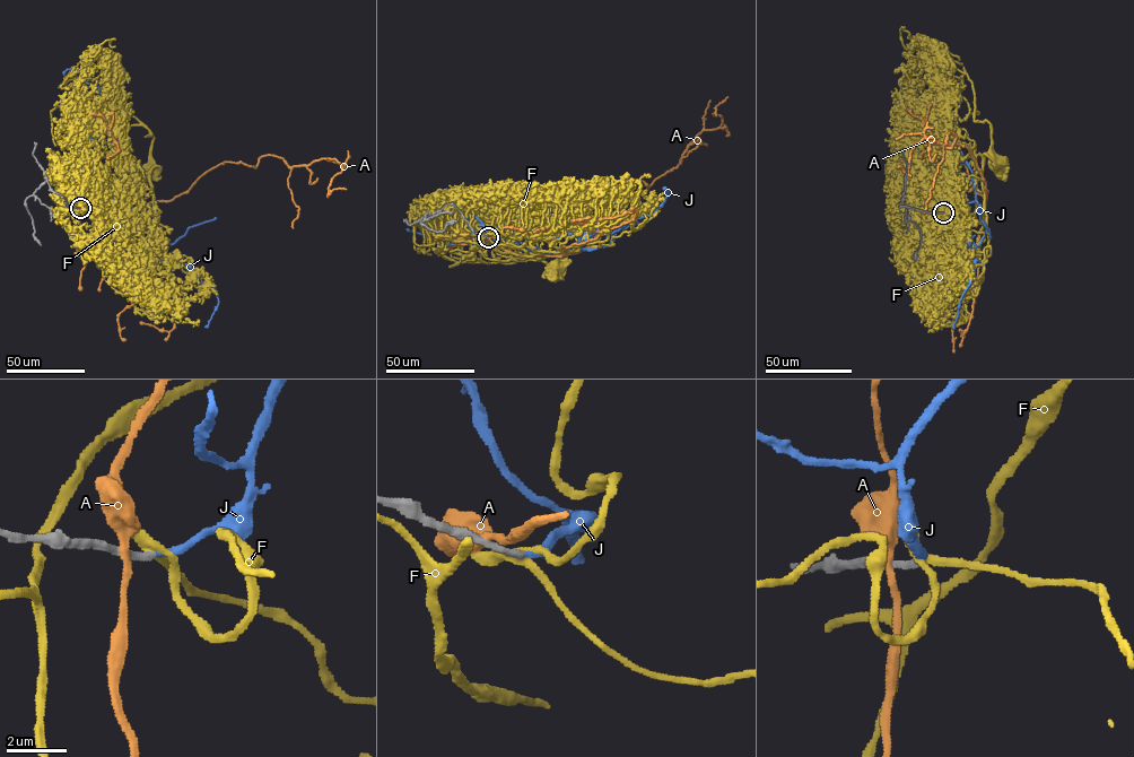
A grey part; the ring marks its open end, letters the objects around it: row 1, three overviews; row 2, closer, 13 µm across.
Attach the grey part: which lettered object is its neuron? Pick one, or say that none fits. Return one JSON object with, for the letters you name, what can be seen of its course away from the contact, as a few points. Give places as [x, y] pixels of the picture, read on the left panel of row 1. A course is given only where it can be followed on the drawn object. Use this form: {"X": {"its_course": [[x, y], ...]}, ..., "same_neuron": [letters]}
{"J": {"its_course": [[80, 208], [102, 190], [128, 205], [154, 233], [147, 245], [165, 264], [186, 264], [216, 290], [205, 327]]}, "same_neuron": ["J"]}

